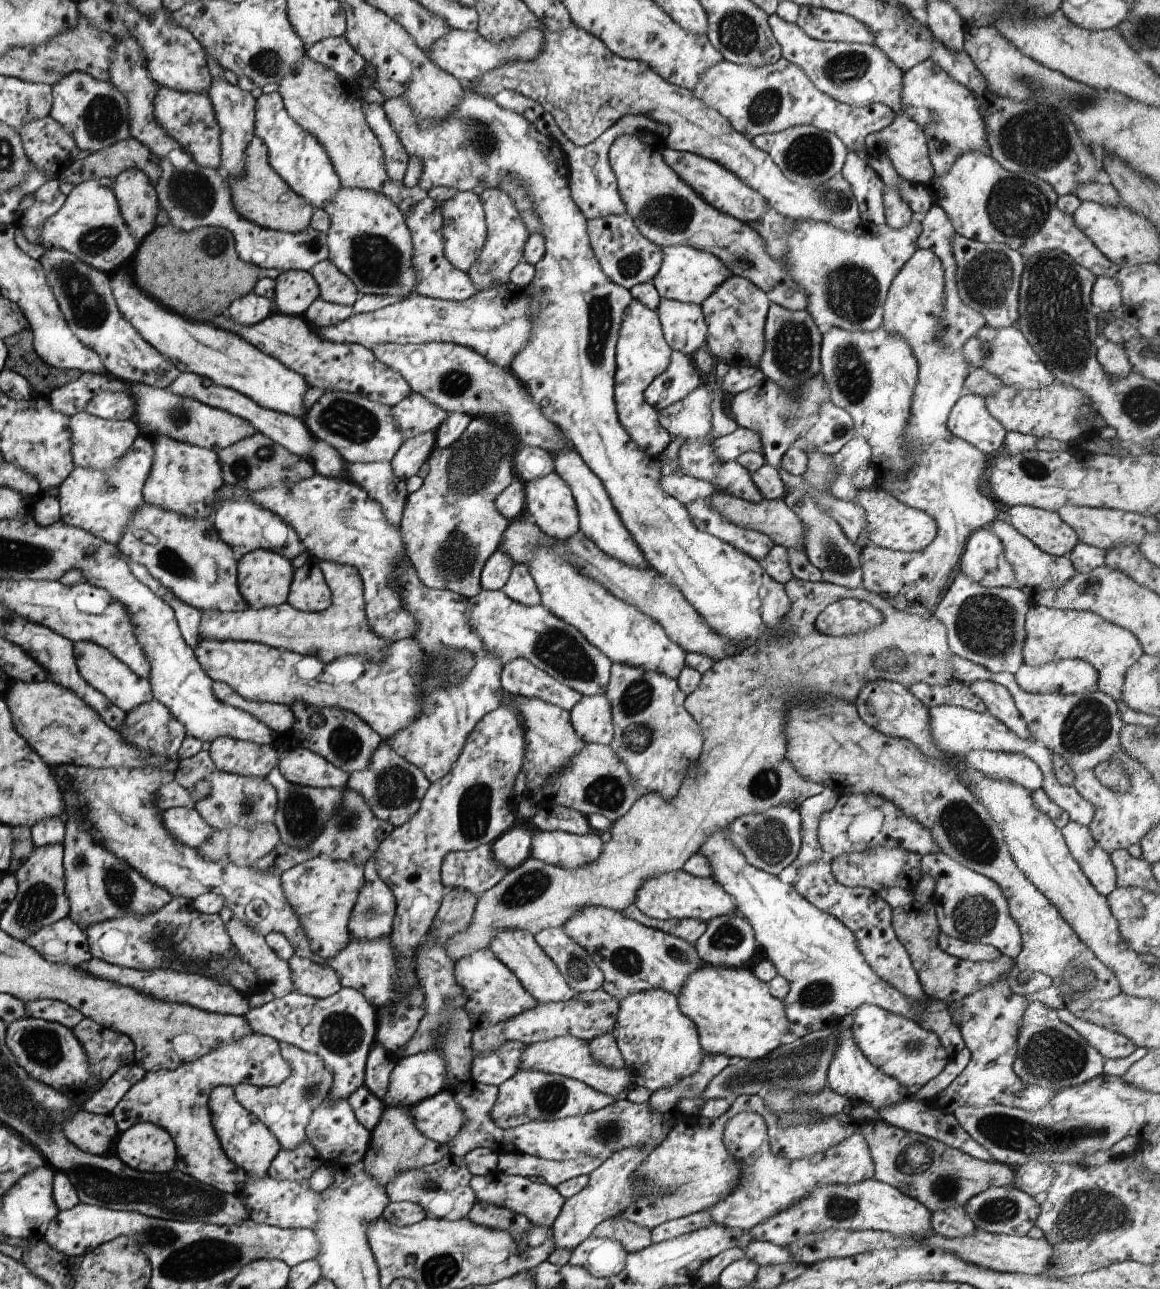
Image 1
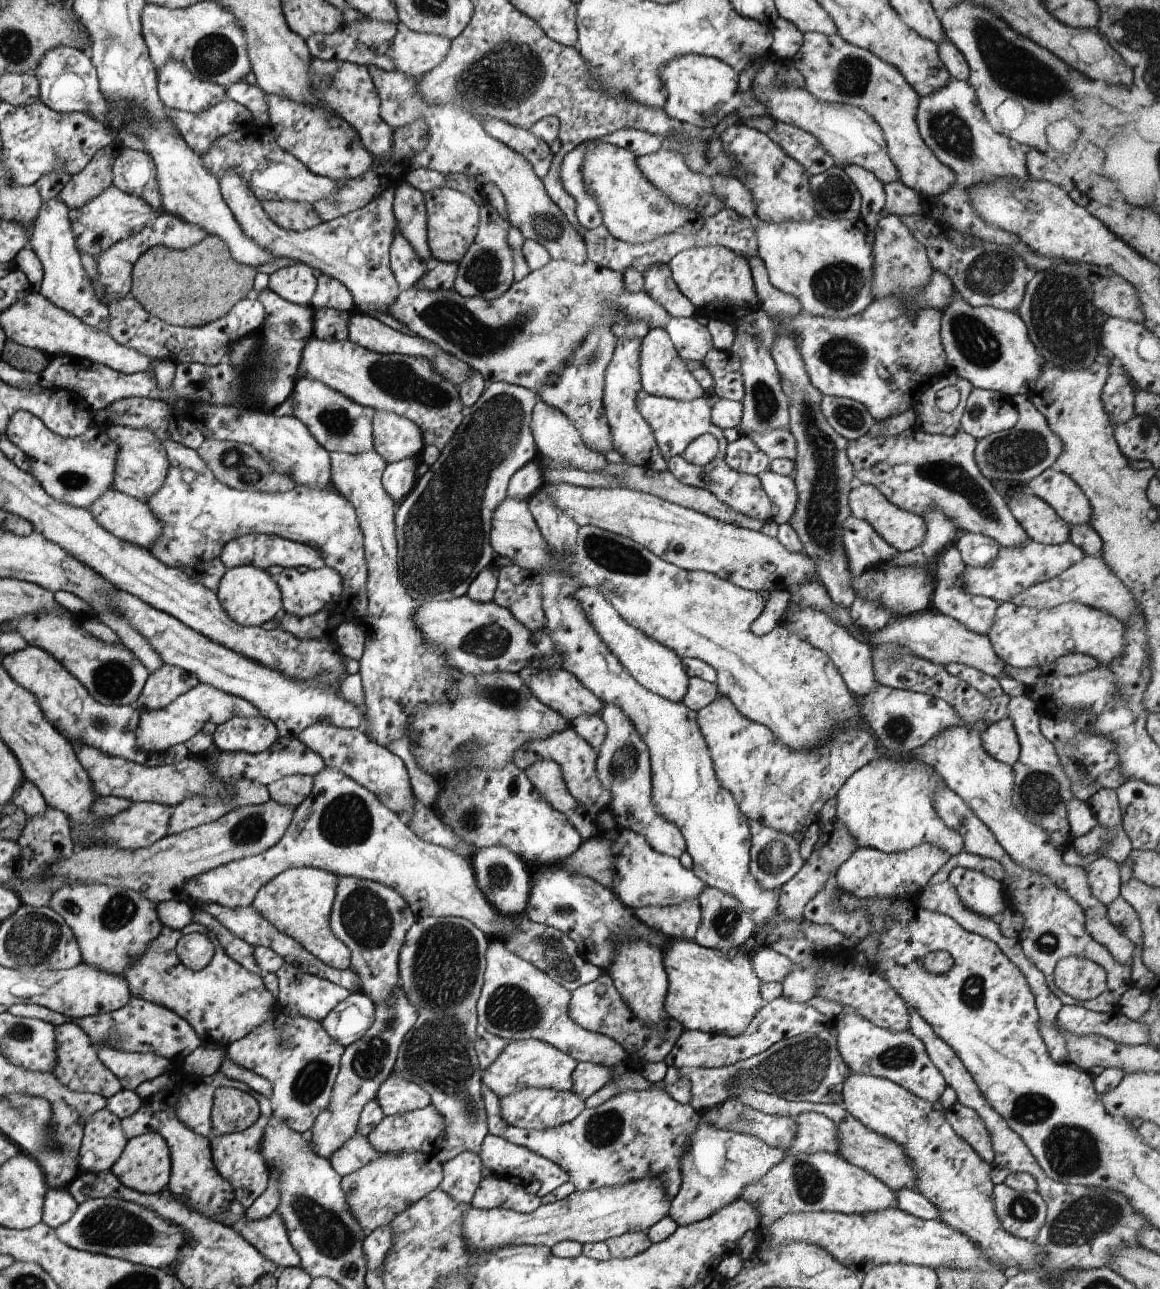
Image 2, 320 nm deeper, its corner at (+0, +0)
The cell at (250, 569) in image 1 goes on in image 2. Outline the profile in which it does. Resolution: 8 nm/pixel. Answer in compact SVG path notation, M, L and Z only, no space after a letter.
M239 565L227 570L215 591L225 614L242 627L261 626L263 622L272 620L275 612L283 605L275 578L266 570L251 565Z

